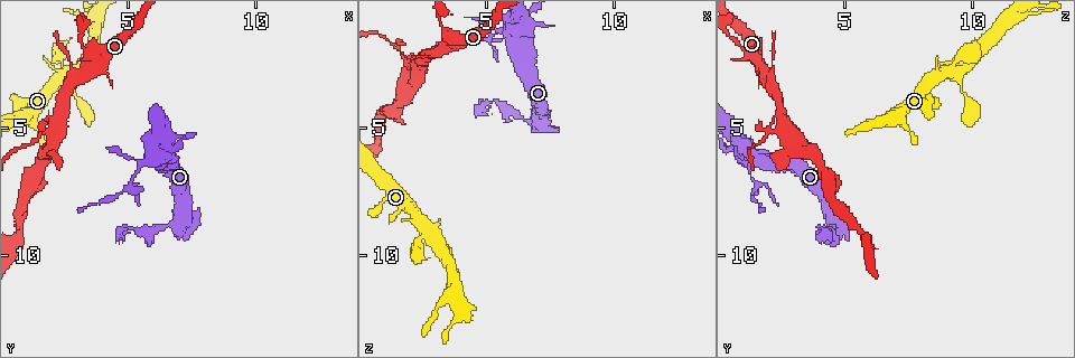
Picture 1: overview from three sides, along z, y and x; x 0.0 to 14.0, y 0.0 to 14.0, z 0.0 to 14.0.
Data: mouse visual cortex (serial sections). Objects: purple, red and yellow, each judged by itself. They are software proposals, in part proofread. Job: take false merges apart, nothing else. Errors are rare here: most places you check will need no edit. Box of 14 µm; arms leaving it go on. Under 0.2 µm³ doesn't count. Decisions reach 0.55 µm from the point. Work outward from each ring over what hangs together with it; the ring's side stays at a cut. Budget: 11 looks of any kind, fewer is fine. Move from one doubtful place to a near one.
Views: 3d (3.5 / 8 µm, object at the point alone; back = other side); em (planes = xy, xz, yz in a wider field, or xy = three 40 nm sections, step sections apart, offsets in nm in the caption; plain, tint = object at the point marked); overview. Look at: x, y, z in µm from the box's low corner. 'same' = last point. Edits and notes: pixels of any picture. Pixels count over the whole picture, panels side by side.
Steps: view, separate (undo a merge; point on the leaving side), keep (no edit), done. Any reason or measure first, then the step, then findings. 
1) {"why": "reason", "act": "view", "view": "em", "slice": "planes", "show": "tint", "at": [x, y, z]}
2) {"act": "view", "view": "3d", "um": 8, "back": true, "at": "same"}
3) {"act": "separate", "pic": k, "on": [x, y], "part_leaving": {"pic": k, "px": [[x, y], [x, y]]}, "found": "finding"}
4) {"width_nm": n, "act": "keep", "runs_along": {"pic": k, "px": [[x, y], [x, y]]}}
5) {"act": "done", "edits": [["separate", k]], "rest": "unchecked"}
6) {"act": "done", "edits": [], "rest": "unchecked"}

{"why": "sharp bend", "act": "view", "view": "3d", "um": 8, "at": [6.1, 6.2, 1.3]}

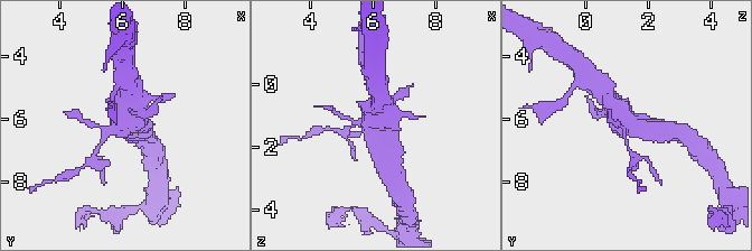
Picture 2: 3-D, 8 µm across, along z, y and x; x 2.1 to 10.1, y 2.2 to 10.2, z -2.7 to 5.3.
{"act": "view", "view": "em", "slice": "planes", "show": "tint", "at": [6.0, 6.3, 1.3]}

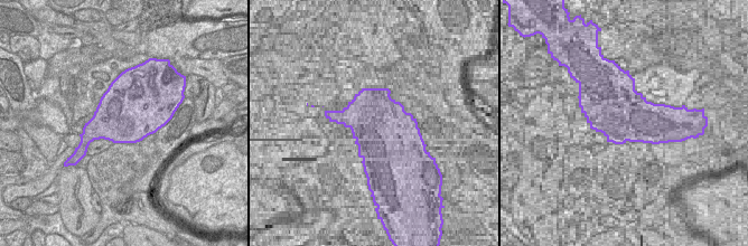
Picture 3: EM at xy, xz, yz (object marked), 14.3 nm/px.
{"act": "keep", "runs_along": {"pic": 2, "px": [[656, 129], [628, 126], [608, 99]]}, "found": "continuous, no second cell"}

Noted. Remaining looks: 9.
{"why": "abrupt turn", "act": "view", "view": "3d", "um": 8, "at": [7.0, 8.7, 4.7]}

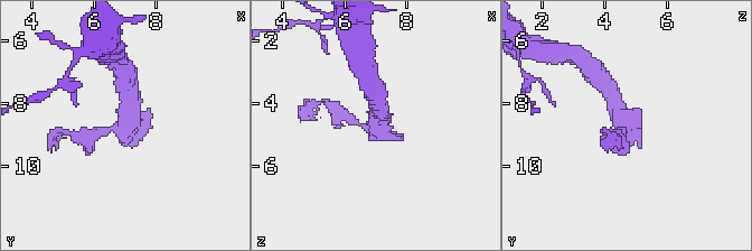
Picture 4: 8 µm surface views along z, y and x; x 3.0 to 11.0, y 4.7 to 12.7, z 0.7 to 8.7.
{"act": "view", "view": "3d", "um": 3.5, "at": [7.0, 8.7, 4.8]}

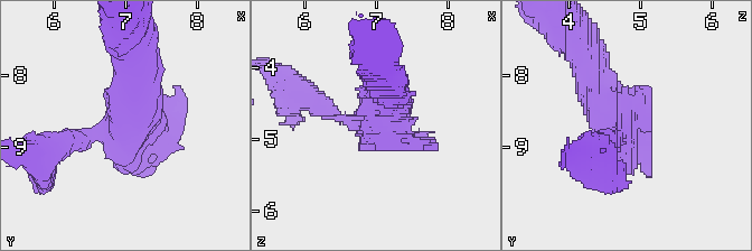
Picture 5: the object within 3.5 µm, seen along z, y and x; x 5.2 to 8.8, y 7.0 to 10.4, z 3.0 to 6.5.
{"act": "view", "view": "em", "slice": "xy", "step": 2, "show": "tint", "at": [7.10, 8.70, 4.70]}

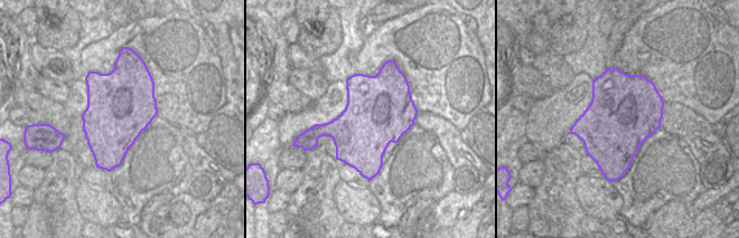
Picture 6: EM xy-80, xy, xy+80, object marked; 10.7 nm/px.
{"width_nm": 750, "act": "keep", "runs_along": {"pic": 5, "px": [[138, 61], [134, 122], [62, 143]]}, "found": "all the same cell"}

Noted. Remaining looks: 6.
{"why": "thick turns thin", "act": "view", "view": "3d", "um": 3.5, "at": [2.0, 5.1, 2.4]}

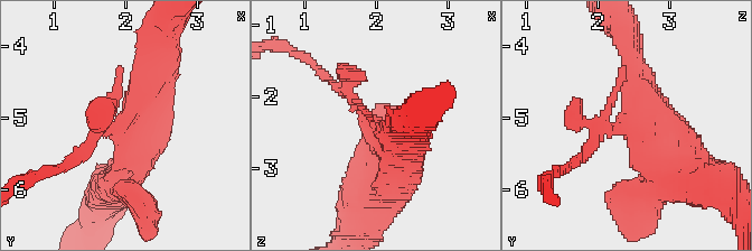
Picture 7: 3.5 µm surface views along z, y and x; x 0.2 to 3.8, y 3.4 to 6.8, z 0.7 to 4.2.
{"why": "now the EM", "act": "view", "view": "em", "slice": "xy", "step": 5, "show": "tint", "at": [2.00, 5.05, 2.40]}

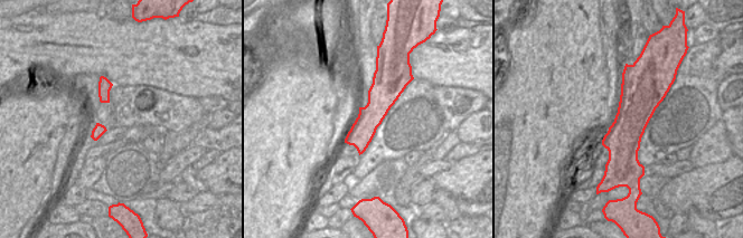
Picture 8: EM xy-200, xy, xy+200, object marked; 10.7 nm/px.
{"act": "view", "view": "em", "slice": "planes", "show": "tint", "at": "same"}

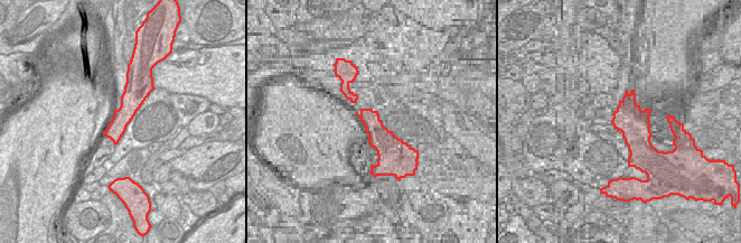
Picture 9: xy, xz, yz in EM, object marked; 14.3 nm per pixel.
{"act": "separate", "pic": 7, "on": [577, 160], "part_leaving": {"pic": 7, "px": [[597, 132], [547, 184]]}, "found": "a second cell is stuck on"}

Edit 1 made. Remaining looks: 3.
{"why": "four-way junction", "act": "view", "view": "3d", "um": 3.5, "at": [2.5, 2.6, 9.2]}

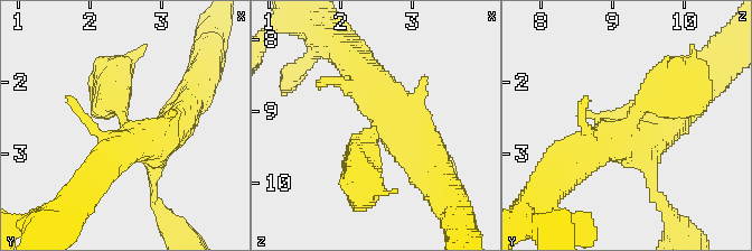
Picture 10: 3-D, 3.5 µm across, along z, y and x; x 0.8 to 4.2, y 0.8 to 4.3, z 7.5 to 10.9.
{"act": "view", "view": "em", "slice": "xy", "step": 3, "show": "tint", "at": [2.55, 2.65, 9.20]}

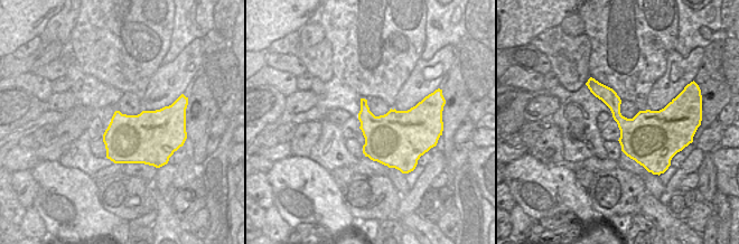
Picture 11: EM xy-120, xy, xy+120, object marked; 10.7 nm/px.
{"act": "keep", "runs_along": {"pic": 10, "px": [[349, 55], [429, 164]]}, "found": "one cell here"}

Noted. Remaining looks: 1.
{"act": "done", "edits": [["separate", 7]], "rest": "unchecked"}

